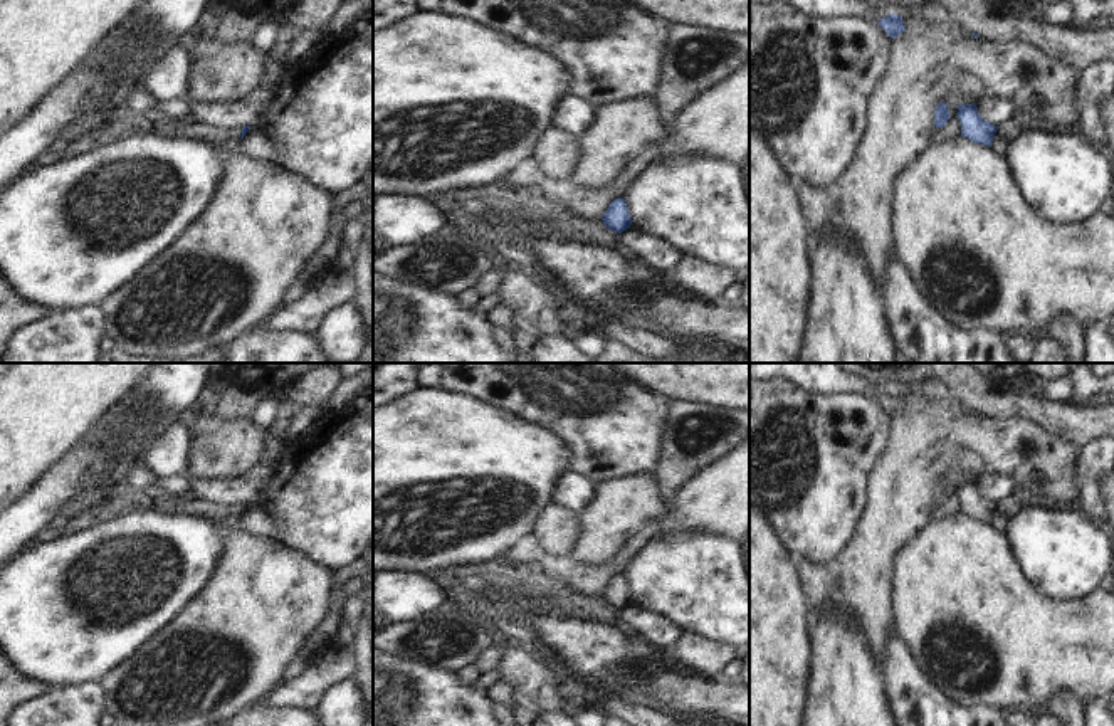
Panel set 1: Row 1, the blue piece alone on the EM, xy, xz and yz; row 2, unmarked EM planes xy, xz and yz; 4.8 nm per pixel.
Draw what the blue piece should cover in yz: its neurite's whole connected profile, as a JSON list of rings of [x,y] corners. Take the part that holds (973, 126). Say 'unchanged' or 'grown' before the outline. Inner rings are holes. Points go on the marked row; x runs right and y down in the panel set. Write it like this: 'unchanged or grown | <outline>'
unchanged | [[[959,104],[956,116],[961,123],[961,136],[968,138],[973,143],[991,146],[998,126],[985,121],[978,114],[976,104]]]

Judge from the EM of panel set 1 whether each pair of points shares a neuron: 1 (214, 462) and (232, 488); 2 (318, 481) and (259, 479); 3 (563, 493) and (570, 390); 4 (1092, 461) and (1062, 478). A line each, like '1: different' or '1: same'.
1: different
2: different
3: different
4: different

